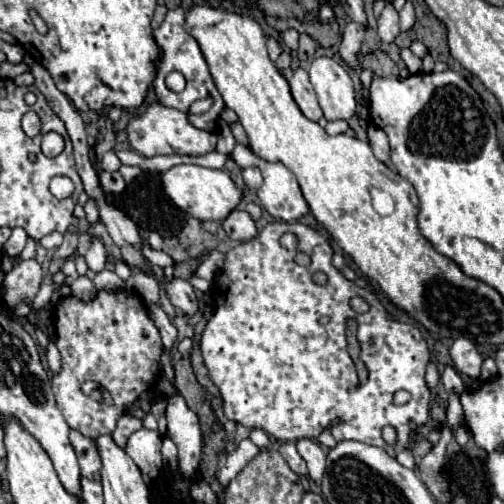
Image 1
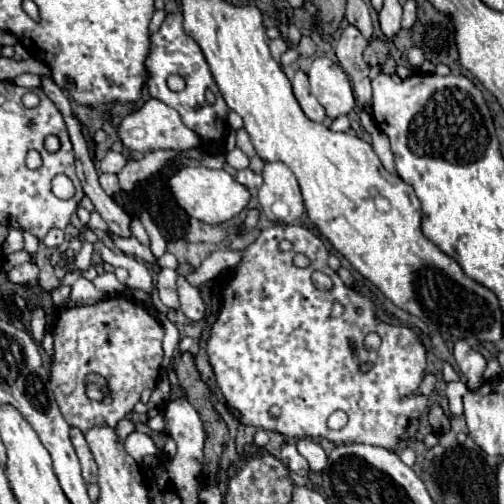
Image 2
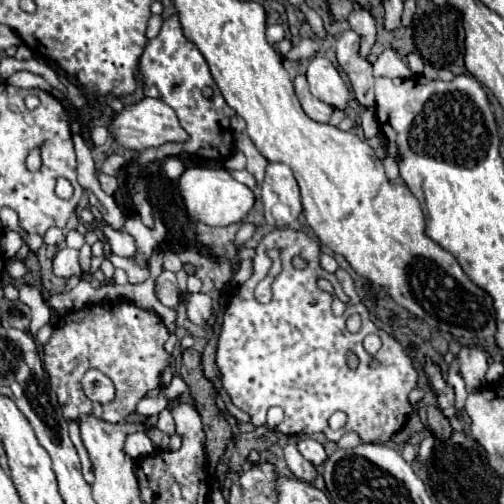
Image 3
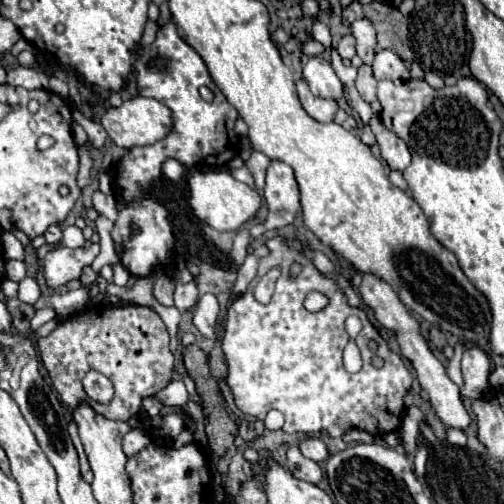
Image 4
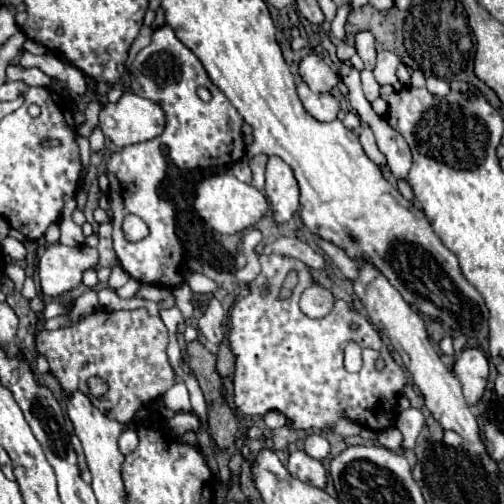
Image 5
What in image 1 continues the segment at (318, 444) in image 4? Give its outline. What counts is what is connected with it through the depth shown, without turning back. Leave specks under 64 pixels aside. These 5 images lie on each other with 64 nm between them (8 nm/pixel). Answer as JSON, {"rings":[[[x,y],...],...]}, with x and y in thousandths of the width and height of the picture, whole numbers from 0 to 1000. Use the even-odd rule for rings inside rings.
{"rings":[[[599,869],[587,877],[587,889],[595,897],[595,905],[607,913],[611,921],[611,944],[635,960],[639,952],[639,940],[647,933],[647,901],[643,893],[631,885],[627,873],[615,873],[615,869]]]}

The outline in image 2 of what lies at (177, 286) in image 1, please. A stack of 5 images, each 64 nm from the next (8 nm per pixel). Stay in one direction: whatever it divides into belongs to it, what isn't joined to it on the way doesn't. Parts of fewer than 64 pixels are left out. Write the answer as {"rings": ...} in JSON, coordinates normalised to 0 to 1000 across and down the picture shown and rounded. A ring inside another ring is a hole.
{"rings":[[[353,548],[353,587],[357,587],[361,619],[385,639],[401,635],[401,627],[409,619],[409,603],[401,595],[401,583],[393,571],[381,571],[365,548]]]}

